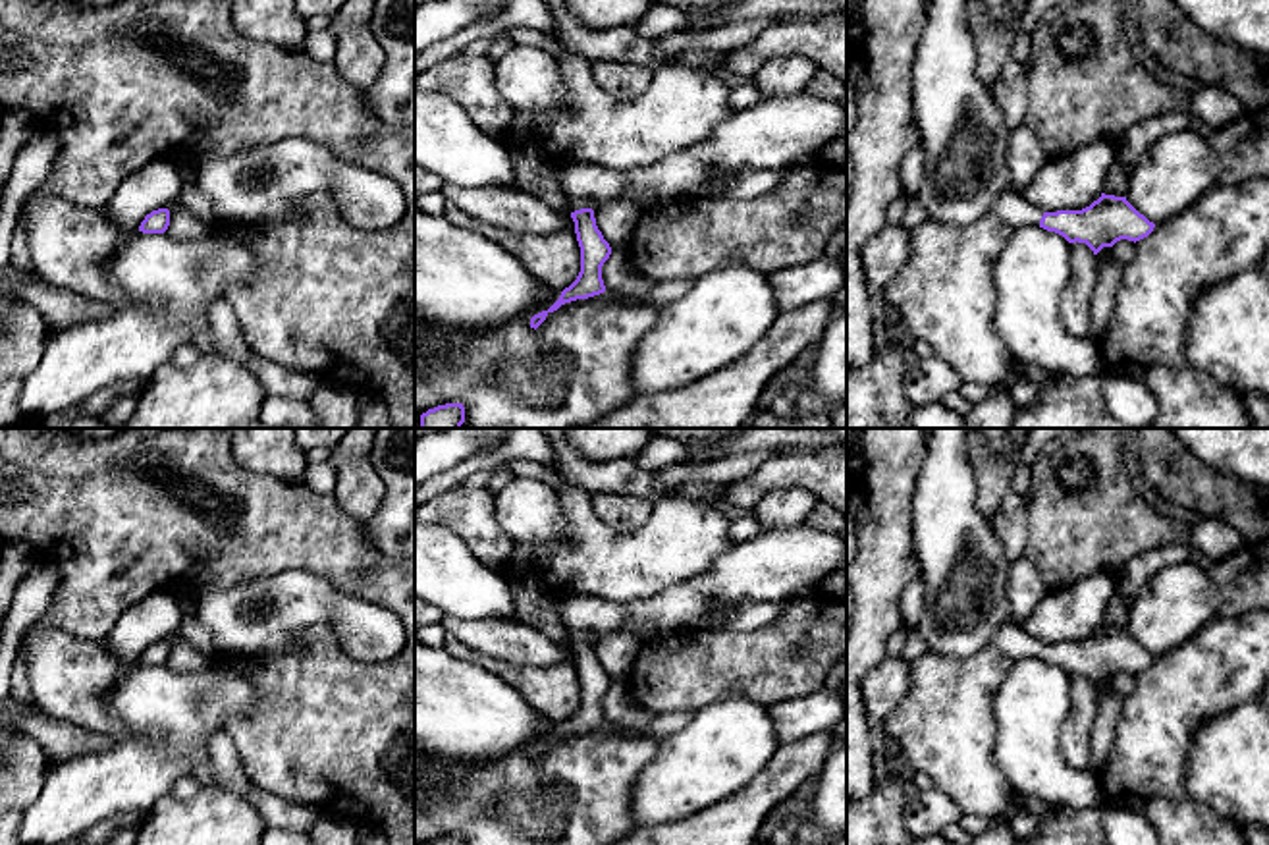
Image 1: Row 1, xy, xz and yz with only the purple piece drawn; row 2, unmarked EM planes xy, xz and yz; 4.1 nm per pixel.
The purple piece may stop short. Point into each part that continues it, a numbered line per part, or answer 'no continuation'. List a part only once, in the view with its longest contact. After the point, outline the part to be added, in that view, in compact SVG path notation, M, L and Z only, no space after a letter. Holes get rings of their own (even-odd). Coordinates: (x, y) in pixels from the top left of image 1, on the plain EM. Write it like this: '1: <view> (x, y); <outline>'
1: yz (1011, 641); M1005 621L999 629L995 639L991 641L995 648L999 648L1005 656L1012 662L1024 658L1040 658L1043 642L1022 633L1014 621Z

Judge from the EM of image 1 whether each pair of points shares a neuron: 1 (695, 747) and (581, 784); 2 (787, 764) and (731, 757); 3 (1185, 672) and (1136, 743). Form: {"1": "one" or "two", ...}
{"1": "two", "2": "two", "3": "one"}

